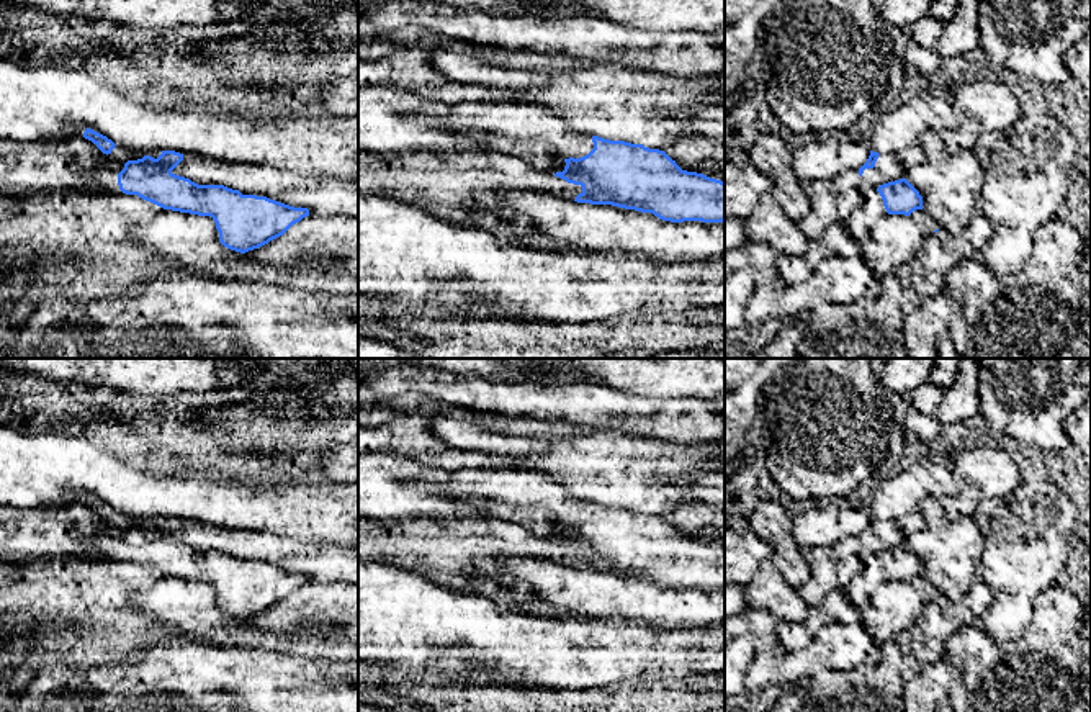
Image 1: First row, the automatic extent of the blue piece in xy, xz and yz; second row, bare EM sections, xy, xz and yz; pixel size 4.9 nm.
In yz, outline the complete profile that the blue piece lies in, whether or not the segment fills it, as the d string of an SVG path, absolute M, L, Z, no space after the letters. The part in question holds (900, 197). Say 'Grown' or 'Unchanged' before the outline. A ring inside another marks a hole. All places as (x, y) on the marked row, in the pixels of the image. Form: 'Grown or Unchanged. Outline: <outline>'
Grown. Outline: M906 178L883 183L878 188L860 185L859 190L862 203L842 223L859 244L870 237L873 223L885 213L909 216L923 237L941 229L936 219L923 210L923 196Z

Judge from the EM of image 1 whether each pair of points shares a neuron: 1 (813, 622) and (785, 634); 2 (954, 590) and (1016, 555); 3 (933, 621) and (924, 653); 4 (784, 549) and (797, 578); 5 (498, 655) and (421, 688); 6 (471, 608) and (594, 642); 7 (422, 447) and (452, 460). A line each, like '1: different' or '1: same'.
1: same
2: different
3: same
4: same
5: different
6: same
7: same

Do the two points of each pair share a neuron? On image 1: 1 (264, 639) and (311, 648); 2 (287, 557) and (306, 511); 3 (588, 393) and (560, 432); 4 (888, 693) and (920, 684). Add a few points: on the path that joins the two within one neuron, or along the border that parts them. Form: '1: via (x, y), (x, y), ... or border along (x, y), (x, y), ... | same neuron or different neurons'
1: via (275, 642), (300, 644) | same neuron
2: border along (257, 531), (305, 542), (332, 544) | different neurons
3: border along (529, 418), (563, 419), (589, 429) | different neurons
4: border along (905, 683), (902, 694) | different neurons

